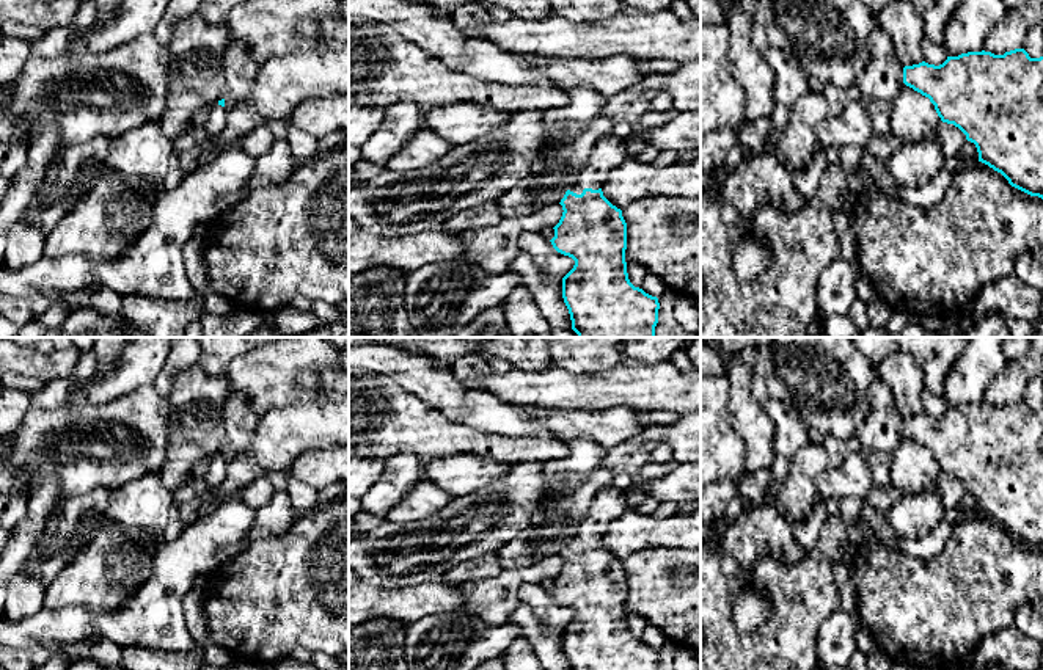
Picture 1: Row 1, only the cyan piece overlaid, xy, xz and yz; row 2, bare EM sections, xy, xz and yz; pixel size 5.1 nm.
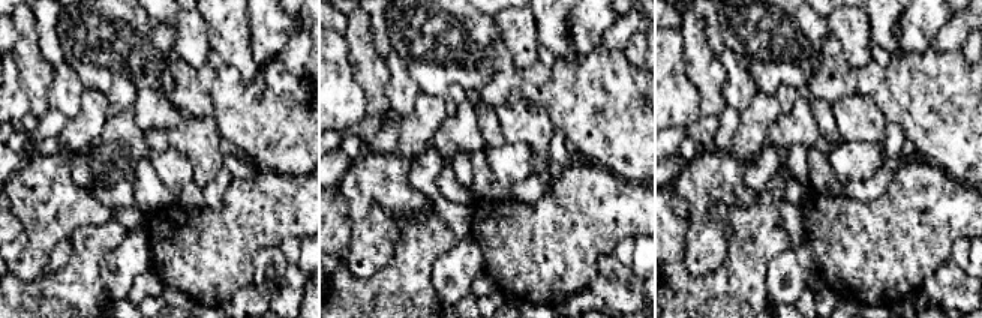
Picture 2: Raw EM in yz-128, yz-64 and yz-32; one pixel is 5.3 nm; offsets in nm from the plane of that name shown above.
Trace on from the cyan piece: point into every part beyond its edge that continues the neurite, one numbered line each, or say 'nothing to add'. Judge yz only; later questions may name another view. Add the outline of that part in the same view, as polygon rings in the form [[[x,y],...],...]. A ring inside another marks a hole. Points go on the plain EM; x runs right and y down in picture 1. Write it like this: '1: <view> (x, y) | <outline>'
1: yz (883, 427) | [[[876,378],[870,386],[870,410],[856,430],[862,447],[891,453],[903,439],[903,417],[895,408],[889,386]]]

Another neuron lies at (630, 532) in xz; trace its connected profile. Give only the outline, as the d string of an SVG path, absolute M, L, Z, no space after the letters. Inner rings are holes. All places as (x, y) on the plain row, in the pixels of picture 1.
M701 508L657 518L628 510L609 523L603 548L617 560L653 548L701 549Z

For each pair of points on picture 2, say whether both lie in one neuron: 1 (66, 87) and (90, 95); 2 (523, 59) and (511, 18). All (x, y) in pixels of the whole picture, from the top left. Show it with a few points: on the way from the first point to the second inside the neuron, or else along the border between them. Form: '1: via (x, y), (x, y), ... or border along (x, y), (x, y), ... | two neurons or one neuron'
1: border along (84, 87), (80, 96), (80, 108), (68, 119) | two neurons
2: via (522, 48), (517, 29) | one neuron

